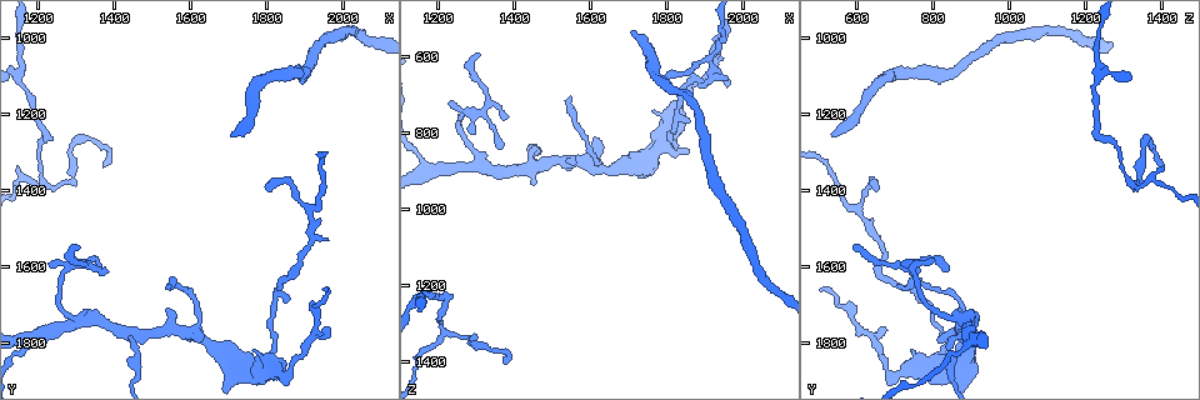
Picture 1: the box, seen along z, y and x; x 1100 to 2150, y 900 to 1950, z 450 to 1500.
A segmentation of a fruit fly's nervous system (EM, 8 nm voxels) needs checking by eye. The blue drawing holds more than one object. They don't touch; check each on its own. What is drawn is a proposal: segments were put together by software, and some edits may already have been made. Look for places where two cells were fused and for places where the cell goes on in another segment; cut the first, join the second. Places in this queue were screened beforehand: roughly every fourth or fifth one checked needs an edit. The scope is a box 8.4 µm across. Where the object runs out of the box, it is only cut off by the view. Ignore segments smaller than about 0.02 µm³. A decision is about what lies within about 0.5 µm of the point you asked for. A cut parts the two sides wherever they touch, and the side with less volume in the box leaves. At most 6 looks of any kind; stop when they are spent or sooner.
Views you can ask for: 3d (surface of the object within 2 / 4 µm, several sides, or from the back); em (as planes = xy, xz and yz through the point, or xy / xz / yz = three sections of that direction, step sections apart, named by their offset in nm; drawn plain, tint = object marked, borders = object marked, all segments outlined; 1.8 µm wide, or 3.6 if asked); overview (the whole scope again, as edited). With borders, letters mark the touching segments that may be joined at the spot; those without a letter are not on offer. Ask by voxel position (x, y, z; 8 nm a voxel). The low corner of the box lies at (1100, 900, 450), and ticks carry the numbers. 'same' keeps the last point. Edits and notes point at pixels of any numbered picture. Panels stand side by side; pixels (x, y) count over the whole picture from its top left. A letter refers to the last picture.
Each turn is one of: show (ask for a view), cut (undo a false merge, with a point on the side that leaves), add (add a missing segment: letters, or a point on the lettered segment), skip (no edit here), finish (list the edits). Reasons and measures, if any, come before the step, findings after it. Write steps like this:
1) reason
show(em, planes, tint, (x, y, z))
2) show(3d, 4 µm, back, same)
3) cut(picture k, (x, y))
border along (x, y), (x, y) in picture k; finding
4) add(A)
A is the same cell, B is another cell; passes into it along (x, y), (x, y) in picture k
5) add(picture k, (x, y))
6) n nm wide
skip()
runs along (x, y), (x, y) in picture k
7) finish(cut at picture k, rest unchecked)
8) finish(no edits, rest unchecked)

tapers out
show(em, 3.6 µm, planes, borders, (1705, 1255, 535))

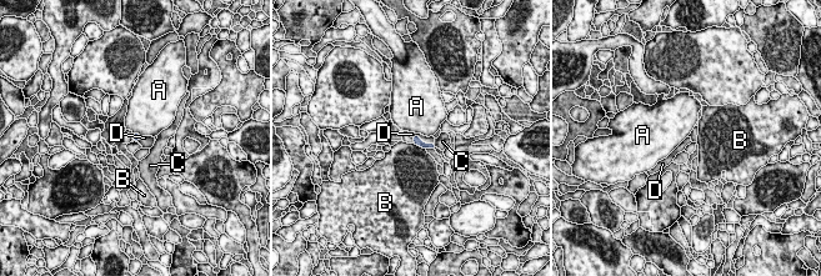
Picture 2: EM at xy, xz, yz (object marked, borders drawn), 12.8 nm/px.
100 nm wide
add(D)
D is the same cell, A, B and C are other cells; passes into it along (417, 141), (421, 141), (427, 140) in picture 2; the cell continues

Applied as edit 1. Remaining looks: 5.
show(overview)

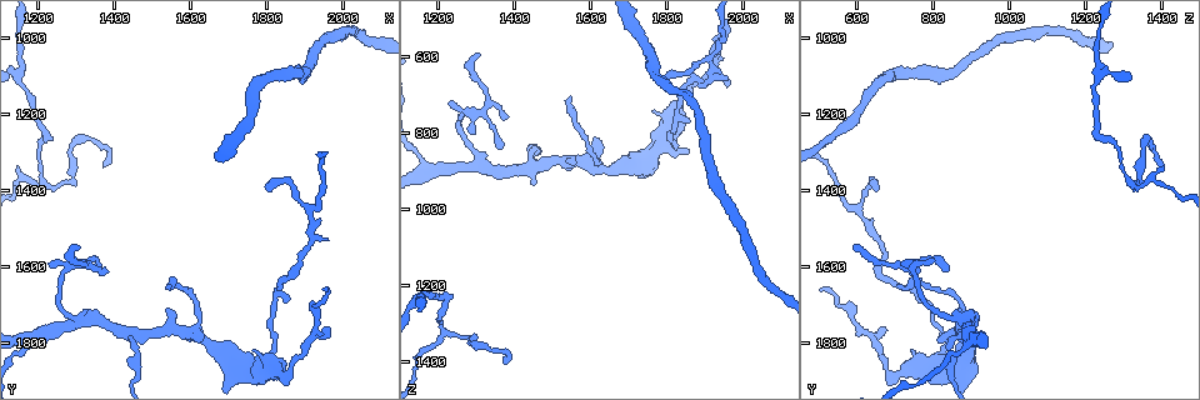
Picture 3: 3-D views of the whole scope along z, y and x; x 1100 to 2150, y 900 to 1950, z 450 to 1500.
thin end
show(3d, 4 µm, back, (1550, 1650, 710))

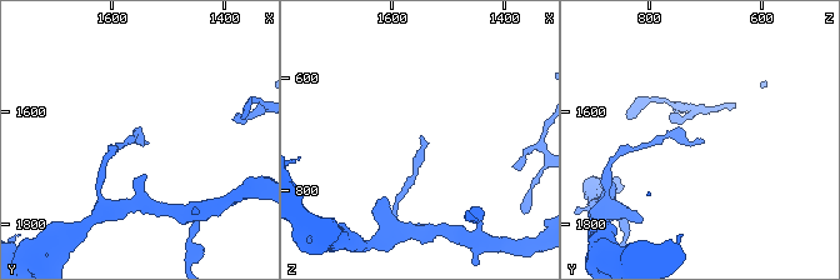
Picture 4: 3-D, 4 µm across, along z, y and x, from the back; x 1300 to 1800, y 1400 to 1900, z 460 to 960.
need the tissue
show(em, 3.6 µm, xz, step 8, tint, (1545, 1650, 705))

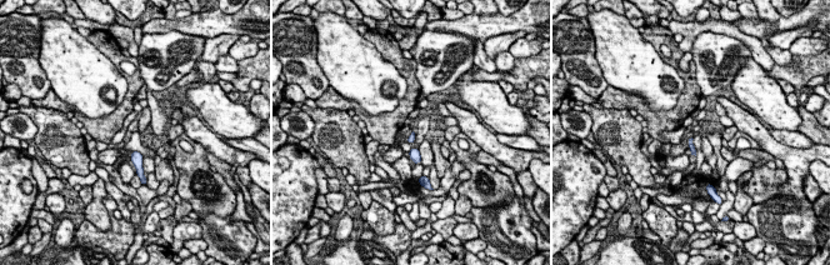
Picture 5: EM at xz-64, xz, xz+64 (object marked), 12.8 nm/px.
see the neighbours
show(em, 3.6 µm, xz, step 8, borders, same)

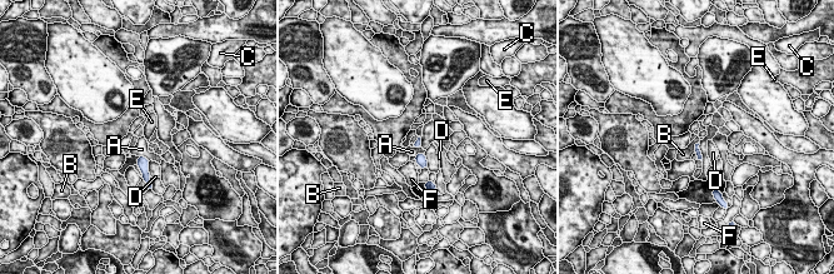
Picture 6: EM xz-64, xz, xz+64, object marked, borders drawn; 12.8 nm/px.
E touches over 240 nm
skip()
A, B, C, D, E and F are other cells; border along (139, 155), (149, 160) in picture 6; no lettered segment goes on from it

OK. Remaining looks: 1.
finish(add at picture 2, rest unchecked)

